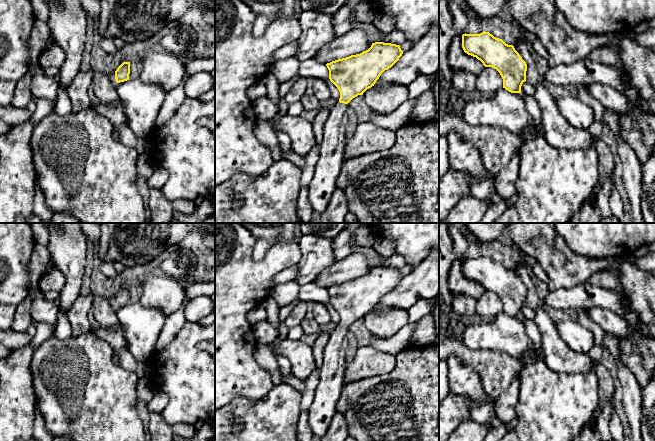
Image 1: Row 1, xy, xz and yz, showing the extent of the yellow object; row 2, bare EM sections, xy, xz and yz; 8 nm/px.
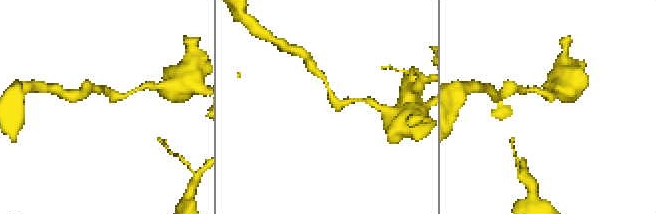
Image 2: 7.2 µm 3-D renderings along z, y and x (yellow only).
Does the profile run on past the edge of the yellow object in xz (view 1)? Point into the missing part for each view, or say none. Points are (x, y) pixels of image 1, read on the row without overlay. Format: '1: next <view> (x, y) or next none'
1: next xz (323, 408)

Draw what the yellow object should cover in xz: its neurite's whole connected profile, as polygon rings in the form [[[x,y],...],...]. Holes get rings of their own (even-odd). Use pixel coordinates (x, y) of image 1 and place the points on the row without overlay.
[[[375,266],[371,271],[360,278],[351,279],[327,287],[330,305],[340,316],[339,326],[329,334],[329,339],[324,350],[323,363],[320,369],[319,385],[315,391],[314,400],[308,410],[309,425],[313,435],[322,437],[326,434],[333,416],[336,414],[336,404],[344,386],[344,371],[347,366],[345,360],[346,350],[349,348],[347,333],[348,327],[358,319],[374,310],[380,299],[391,292],[402,280],[400,269]]]

